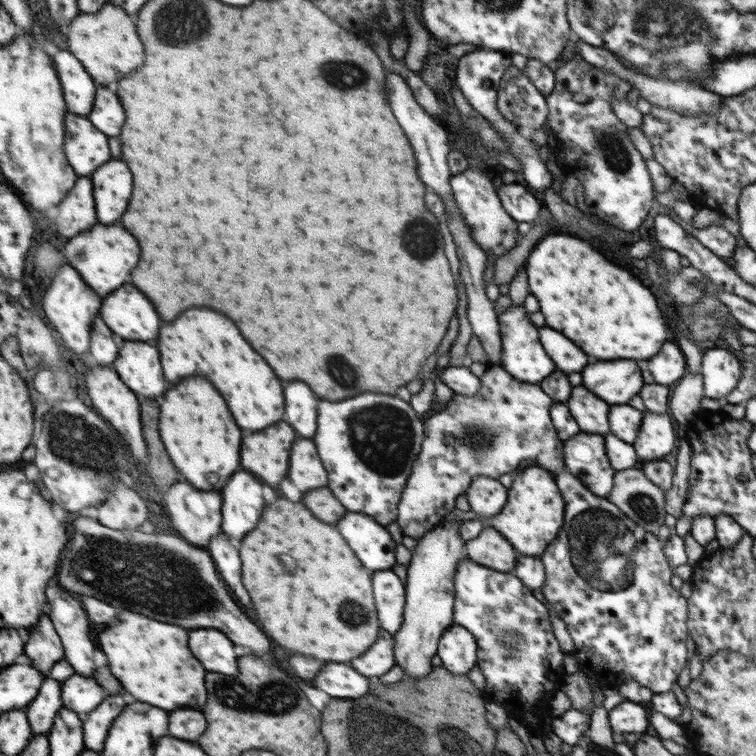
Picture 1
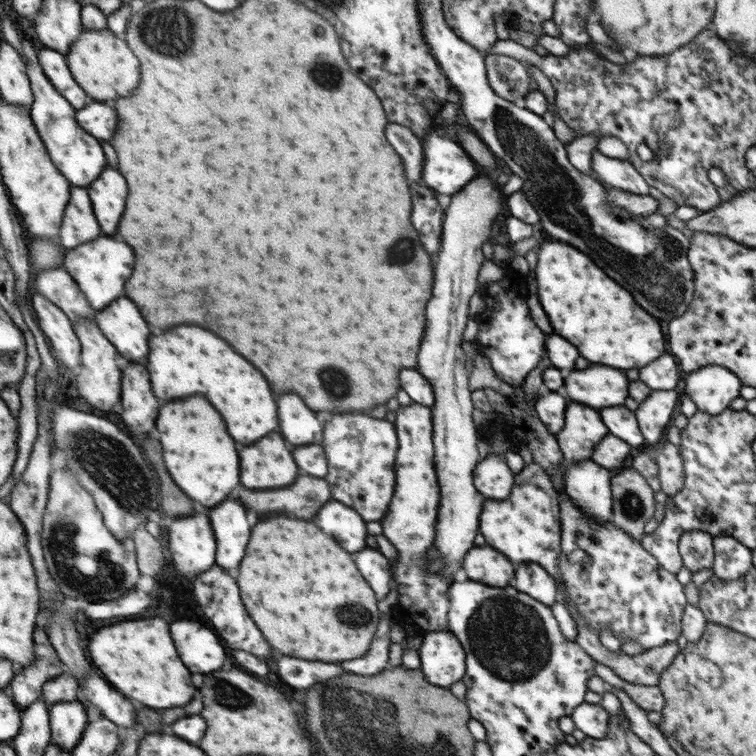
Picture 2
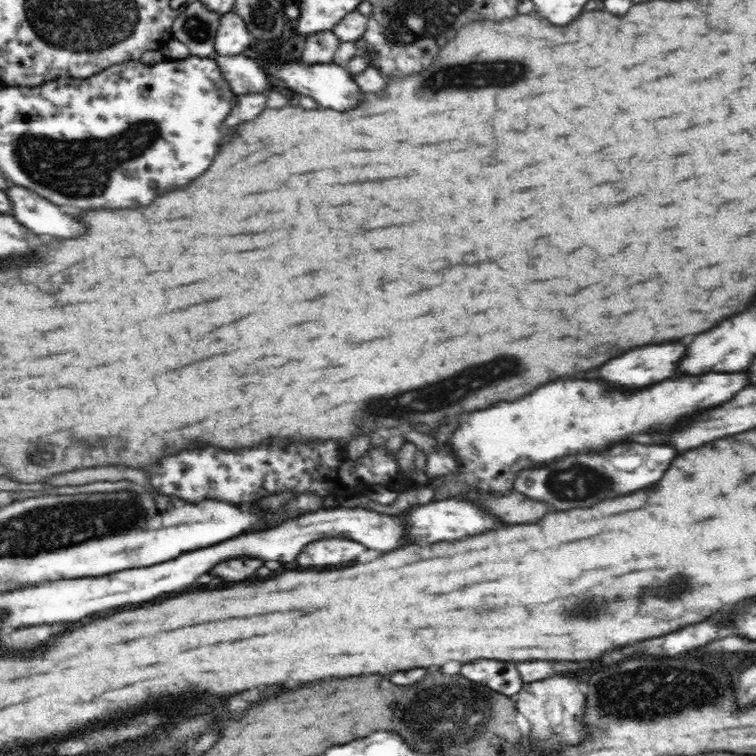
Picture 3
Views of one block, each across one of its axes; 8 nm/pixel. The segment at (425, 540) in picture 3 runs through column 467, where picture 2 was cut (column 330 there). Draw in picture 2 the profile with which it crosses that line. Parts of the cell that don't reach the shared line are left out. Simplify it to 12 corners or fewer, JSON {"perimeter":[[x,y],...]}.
{"perimeter":[[326,502],[316,524],[348,552],[366,546],[366,522],[342,502]]}

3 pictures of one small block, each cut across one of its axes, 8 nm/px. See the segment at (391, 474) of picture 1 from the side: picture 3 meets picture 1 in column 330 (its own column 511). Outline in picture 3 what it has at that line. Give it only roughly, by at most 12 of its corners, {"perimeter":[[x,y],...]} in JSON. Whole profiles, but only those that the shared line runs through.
{"perimeter":[[746,374],[684,376],[634,396],[556,380],[472,412],[450,444],[452,498],[506,494],[510,472],[630,440],[722,404]]}

